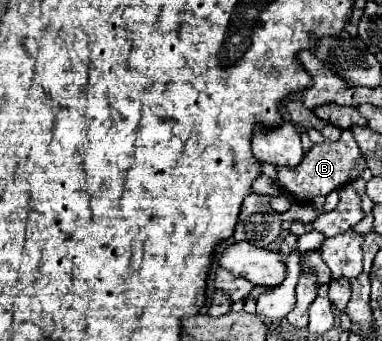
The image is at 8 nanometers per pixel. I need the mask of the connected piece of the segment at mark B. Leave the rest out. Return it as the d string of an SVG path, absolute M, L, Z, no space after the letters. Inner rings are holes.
M343 131L339 141L335 141L335 143L325 139L321 145L313 145L311 151L305 153L303 161L299 165L295 165L293 169L291 167L277 167L277 183L297 203L311 203L315 197L327 195L329 191L359 179L363 169L365 169L365 161L363 161L357 141L353 139L351 131Z

